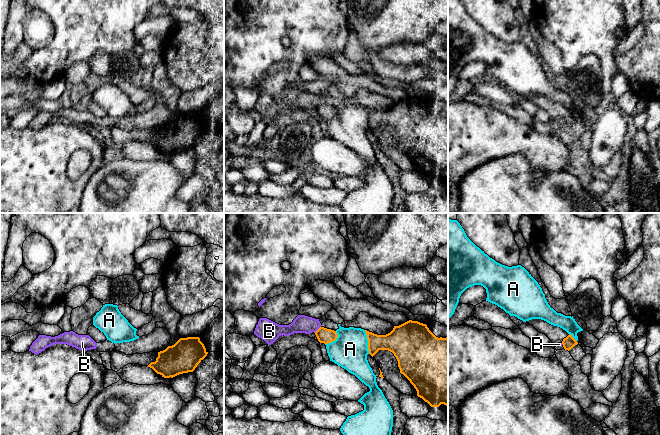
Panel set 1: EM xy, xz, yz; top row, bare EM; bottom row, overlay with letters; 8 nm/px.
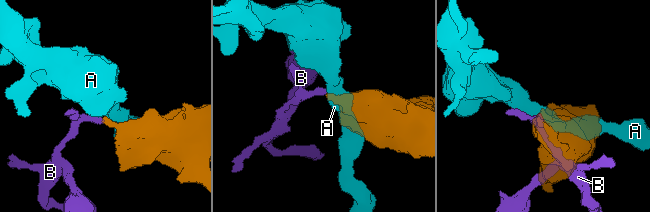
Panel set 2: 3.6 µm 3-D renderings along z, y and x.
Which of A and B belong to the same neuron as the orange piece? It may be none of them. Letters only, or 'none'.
none

